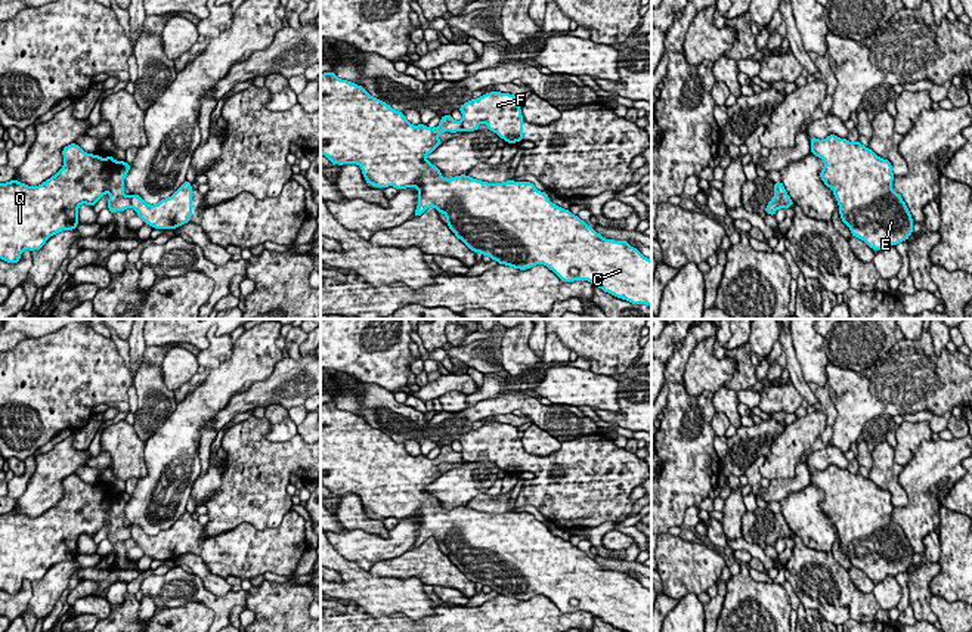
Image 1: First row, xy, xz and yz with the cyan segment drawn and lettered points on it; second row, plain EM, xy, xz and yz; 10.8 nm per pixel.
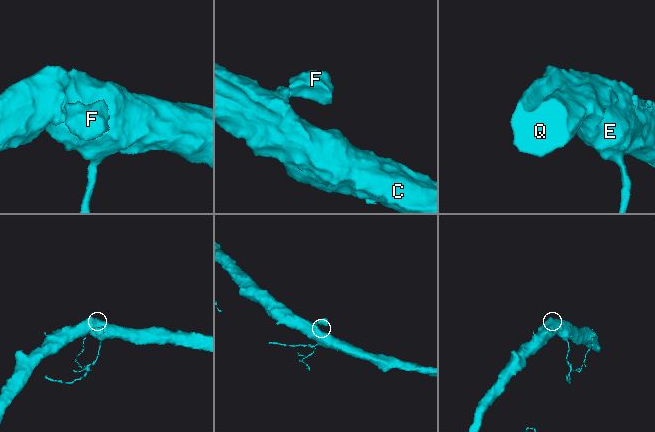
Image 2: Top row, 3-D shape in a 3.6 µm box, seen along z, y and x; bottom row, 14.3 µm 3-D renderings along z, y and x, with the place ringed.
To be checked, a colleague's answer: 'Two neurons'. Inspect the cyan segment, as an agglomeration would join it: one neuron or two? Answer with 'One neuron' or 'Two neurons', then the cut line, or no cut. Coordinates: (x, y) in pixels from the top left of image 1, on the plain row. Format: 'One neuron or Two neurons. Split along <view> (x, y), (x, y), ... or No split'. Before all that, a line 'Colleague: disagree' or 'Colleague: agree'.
Colleague: agree
Two neurons. Split along xy (129, 527), (132, 536)

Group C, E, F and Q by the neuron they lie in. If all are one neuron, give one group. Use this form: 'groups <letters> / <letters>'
groups C E Q / F

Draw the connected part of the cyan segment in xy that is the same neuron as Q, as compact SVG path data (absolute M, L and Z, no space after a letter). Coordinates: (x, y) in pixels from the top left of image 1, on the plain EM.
M77 474L65 477L62 486L64 498L38 517L0 514L1 591L15 595L24 580L40 580L58 563L74 561L78 537L93 537L106 523L112 545L131 537L124 526L130 495L86 484Z

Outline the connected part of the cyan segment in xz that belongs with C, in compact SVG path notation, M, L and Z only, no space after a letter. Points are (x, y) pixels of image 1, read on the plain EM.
M332 402L321 405L321 484L331 495L357 495L365 512L377 518L417 518L414 548L434 537L446 546L449 560L471 582L489 586L499 595L520 601L544 595L563 613L589 611L617 629L651 632L651 591L628 571L604 570L586 552L554 536L533 514L487 514L467 505L443 508L425 487L443 474L440 464L461 461L461 452L455 452L452 446L443 446L434 459L412 456L403 443L372 428L362 416L341 411Z

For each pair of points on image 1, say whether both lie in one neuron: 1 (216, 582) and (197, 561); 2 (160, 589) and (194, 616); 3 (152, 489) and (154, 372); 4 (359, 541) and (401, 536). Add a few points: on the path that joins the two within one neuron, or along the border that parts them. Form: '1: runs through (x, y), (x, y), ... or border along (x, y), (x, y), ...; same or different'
1: runs through (210, 579), (198, 567); same
2: border along (155, 610), (188, 603), (203, 603), (214, 616); different
3: border along (175, 406), (170, 417), (145, 443); different
4: runs through (370, 545), (390, 545); same

